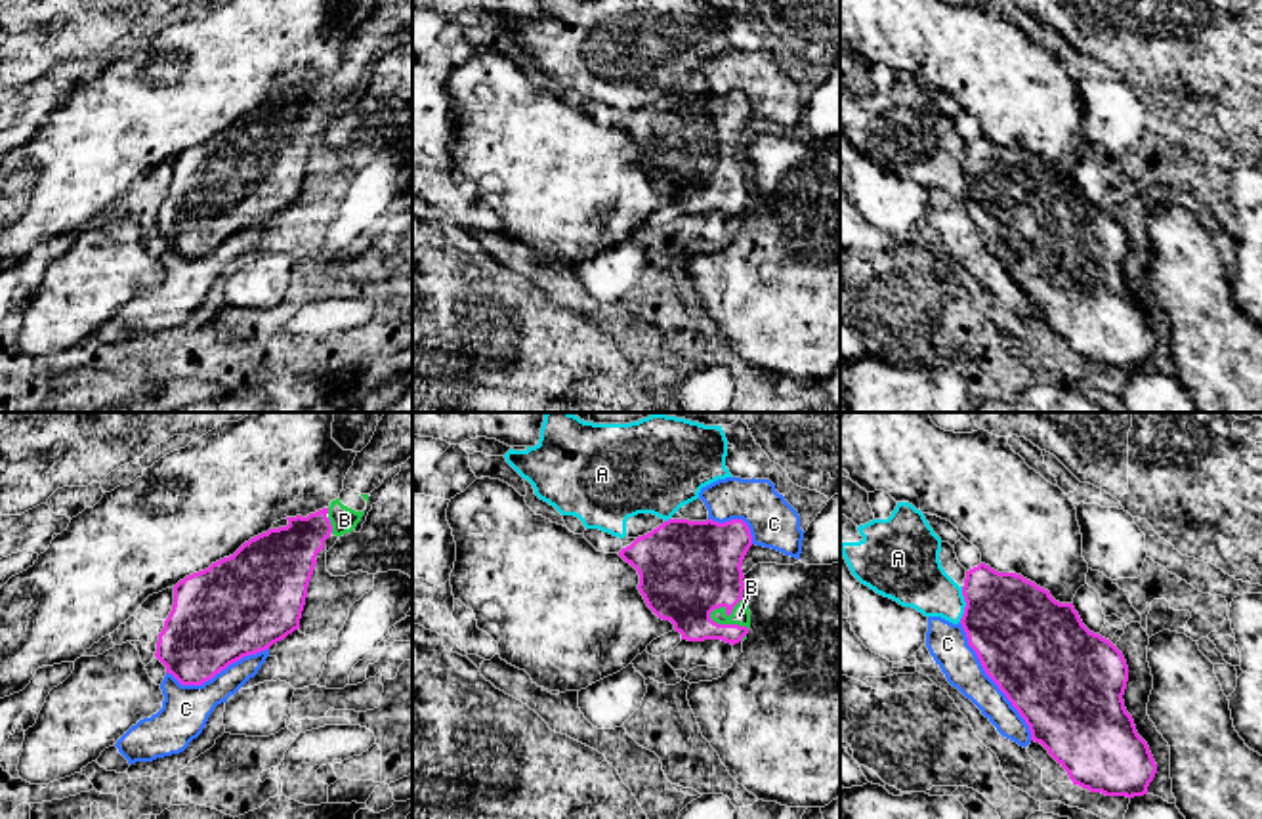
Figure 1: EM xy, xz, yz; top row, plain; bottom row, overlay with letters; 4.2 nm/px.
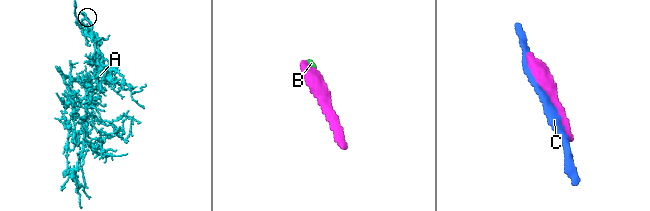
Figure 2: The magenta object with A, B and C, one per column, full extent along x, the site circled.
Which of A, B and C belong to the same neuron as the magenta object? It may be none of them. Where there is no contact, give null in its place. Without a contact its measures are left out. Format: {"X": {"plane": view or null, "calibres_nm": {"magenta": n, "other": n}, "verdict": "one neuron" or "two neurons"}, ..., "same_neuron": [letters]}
{"A": {"plane": "yz", "calibres_nm": {"magenta": 400, "other": 240}, "verdict": "two neurons"}, "B": {"plane": "xz", "calibres_nm": {"magenta": 320, "other": 80}, "verdict": "one neuron"}, "C": {"plane": "yz", "calibres_nm": {"magenta": 460, "other": 170}, "verdict": "two neurons"}, "same_neuron": ["B"]}

